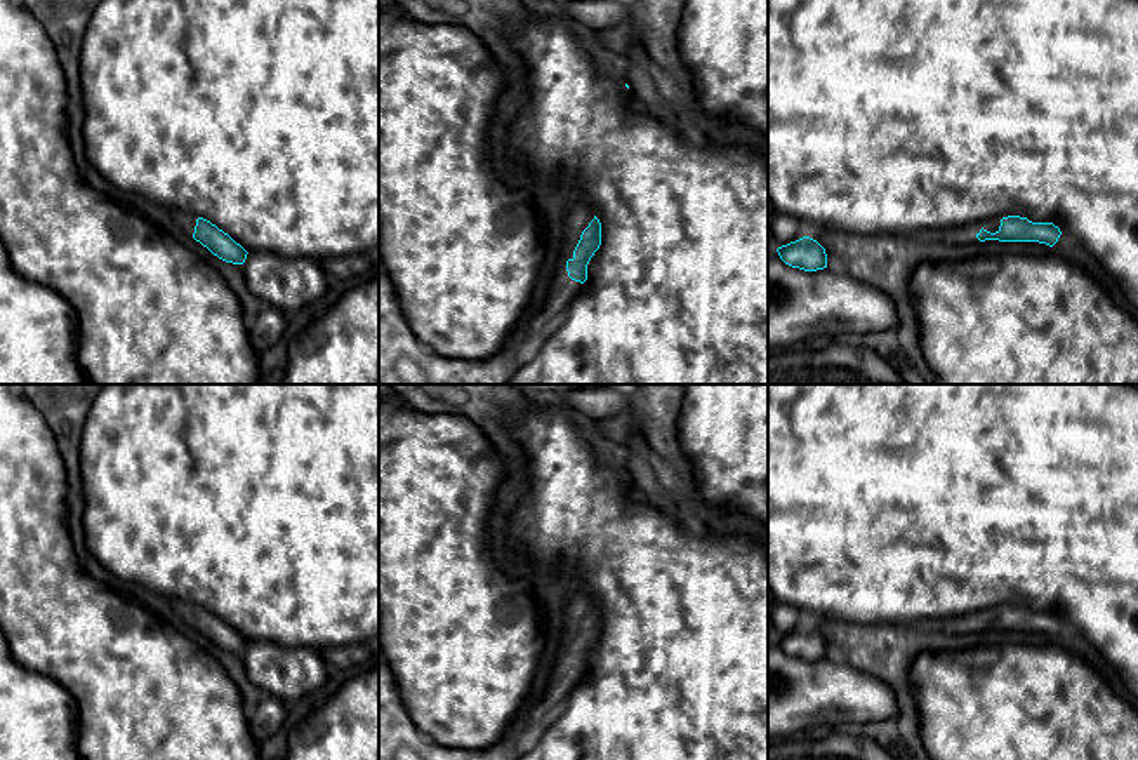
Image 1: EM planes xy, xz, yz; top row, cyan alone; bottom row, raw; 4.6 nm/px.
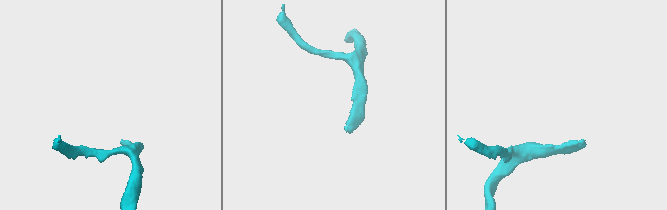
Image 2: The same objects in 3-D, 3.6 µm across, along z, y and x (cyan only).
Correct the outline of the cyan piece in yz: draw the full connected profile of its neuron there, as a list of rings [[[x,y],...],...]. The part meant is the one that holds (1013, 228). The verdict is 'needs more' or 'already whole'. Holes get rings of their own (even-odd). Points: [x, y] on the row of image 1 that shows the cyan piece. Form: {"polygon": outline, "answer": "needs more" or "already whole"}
{"polygon": [[[1001,216],[985,223],[976,233],[980,242],[1039,242],[1053,247],[1063,231],[1053,223],[1032,223],[1020,216]]], "answer": "needs more"}

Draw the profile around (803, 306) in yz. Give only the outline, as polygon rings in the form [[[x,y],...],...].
[[[777,249],[768,250],[768,350],[824,339],[886,339],[897,325],[897,304],[879,289],[829,266],[817,271],[792,268]]]

